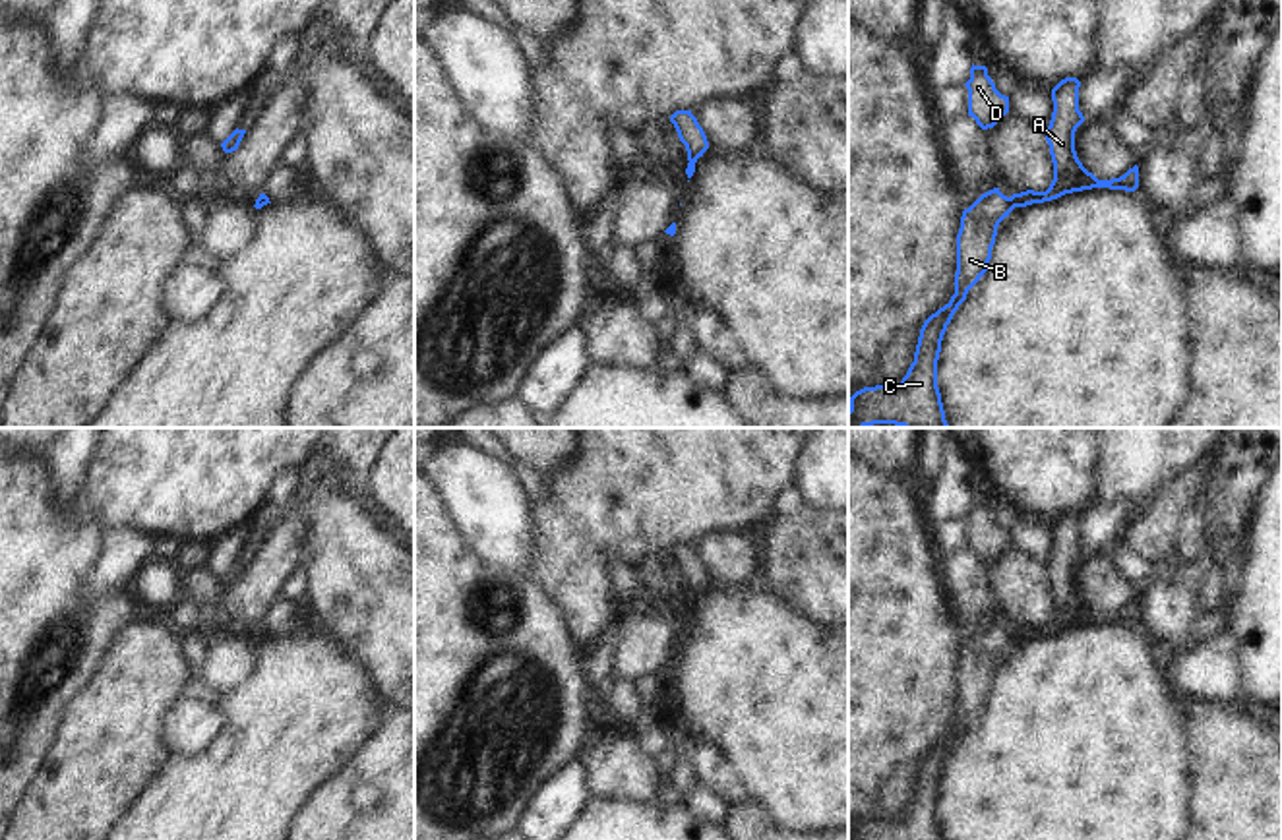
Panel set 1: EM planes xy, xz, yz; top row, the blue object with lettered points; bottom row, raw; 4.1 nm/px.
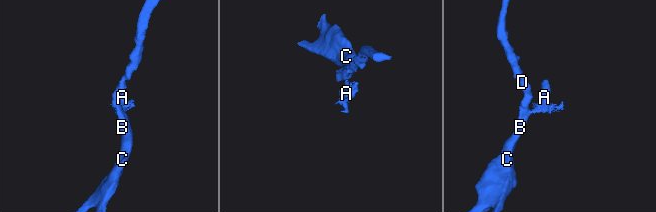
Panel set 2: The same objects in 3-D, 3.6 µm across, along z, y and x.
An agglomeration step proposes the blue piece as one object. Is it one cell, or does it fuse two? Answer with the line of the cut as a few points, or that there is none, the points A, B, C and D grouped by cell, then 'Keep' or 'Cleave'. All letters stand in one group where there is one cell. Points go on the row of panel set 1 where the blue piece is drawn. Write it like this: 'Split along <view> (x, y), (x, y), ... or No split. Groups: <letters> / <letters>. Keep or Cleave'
Split along yz (1009, 198), (1013, 208). Groups: A / B C D. Cleave.

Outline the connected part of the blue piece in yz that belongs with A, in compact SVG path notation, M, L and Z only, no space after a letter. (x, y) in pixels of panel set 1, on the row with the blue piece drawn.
M1065 77L1052 89L1053 112L1050 126L1046 128L1046 141L1053 163L1053 180L1046 192L1026 190L1011 195L1013 207L1026 207L1032 203L1044 203L1057 199L1065 194L1110 188L1135 192L1139 188L1139 166L1135 165L1123 176L1112 180L1098 180L1088 172L1075 151L1075 132L1084 122L1079 110L1079 87L1077 77Z

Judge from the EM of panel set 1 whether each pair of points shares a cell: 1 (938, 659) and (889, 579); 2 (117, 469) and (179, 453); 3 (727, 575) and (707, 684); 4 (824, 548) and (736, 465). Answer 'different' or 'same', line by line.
1: same
2: same
3: different
4: different

